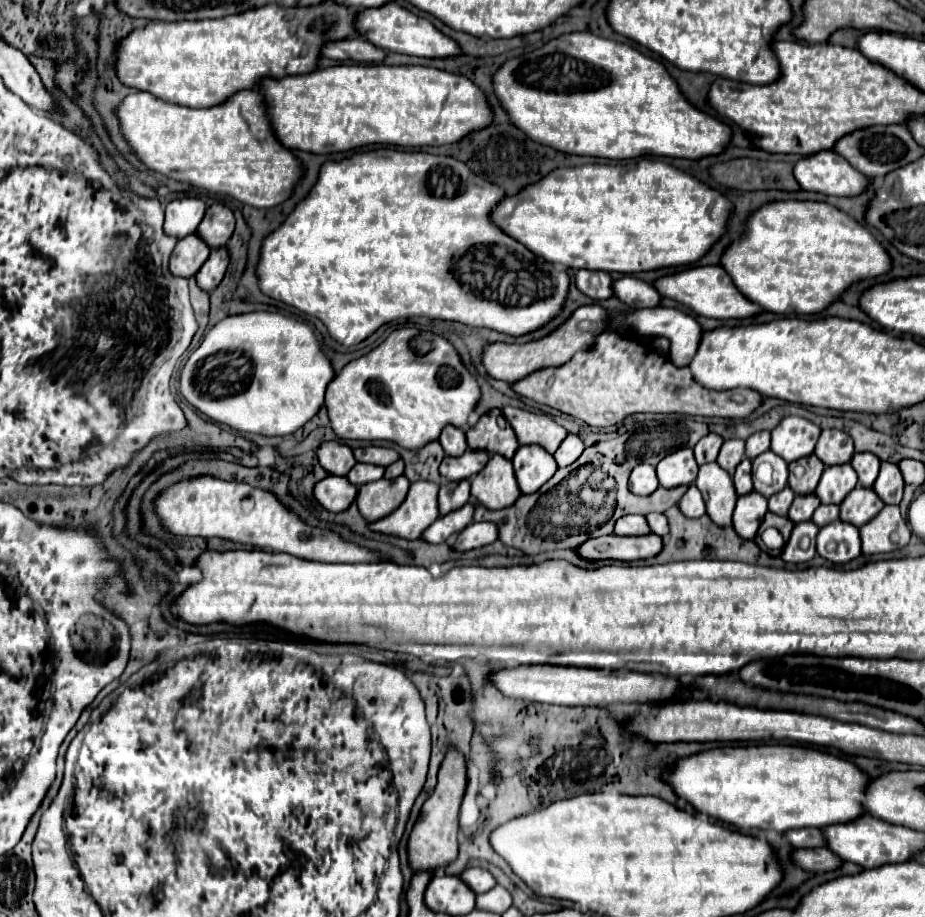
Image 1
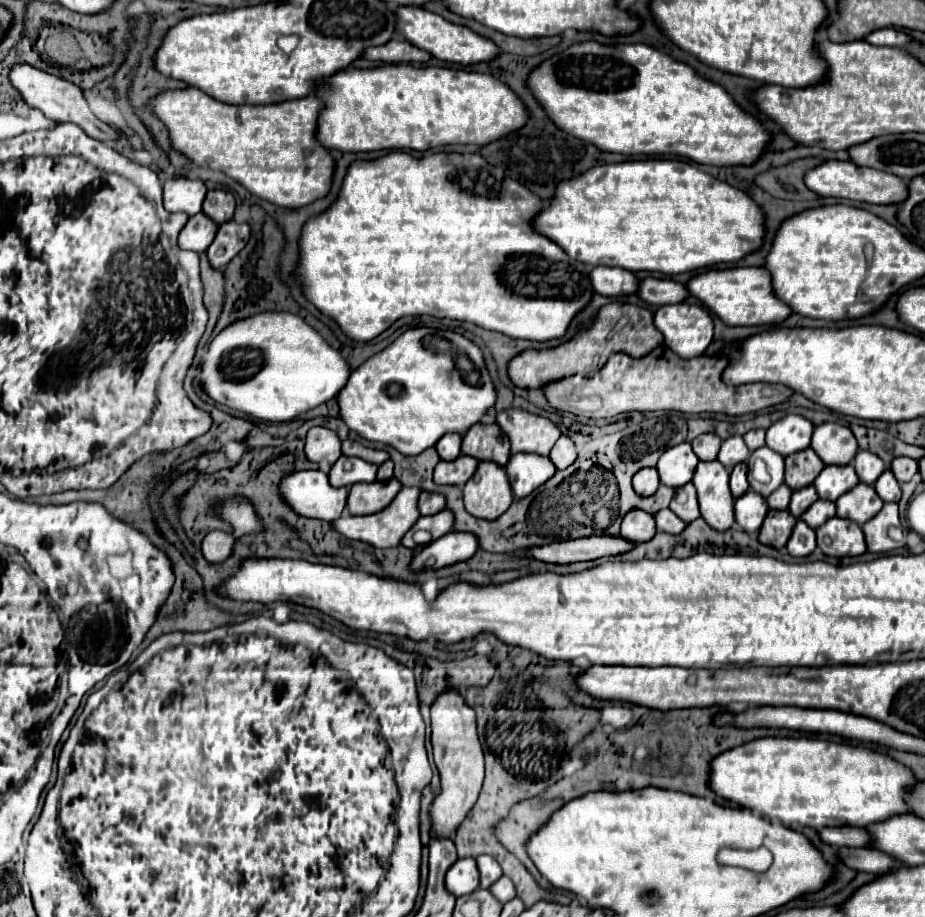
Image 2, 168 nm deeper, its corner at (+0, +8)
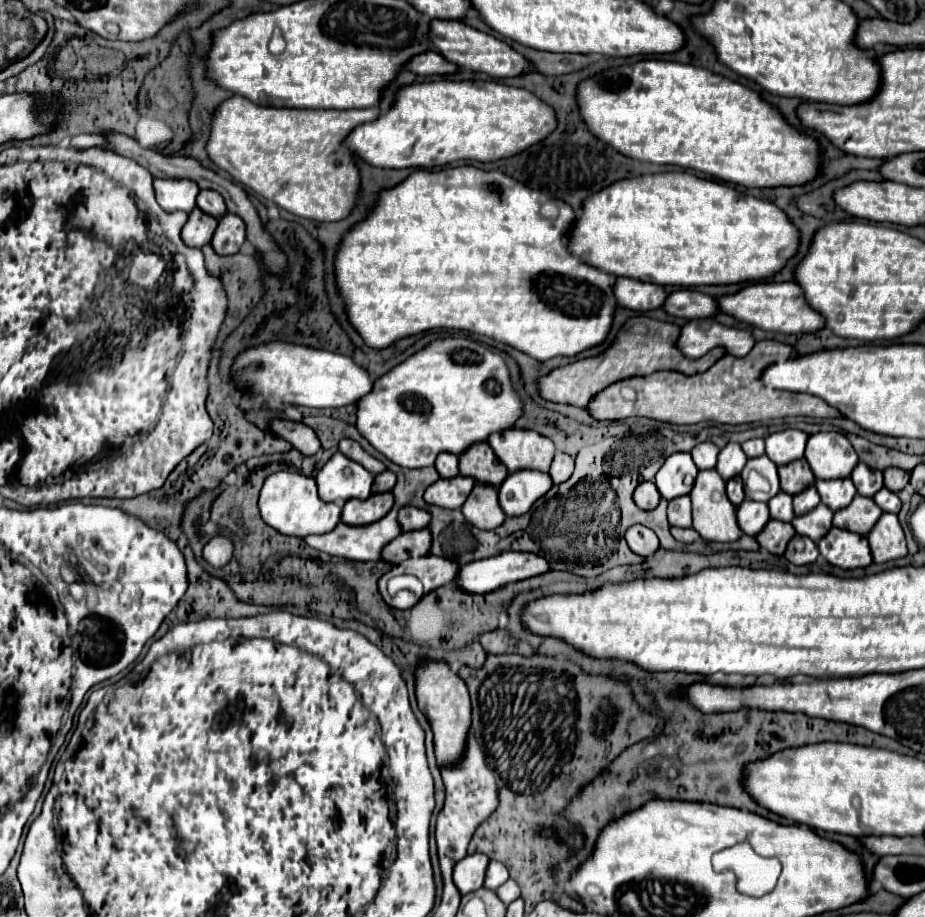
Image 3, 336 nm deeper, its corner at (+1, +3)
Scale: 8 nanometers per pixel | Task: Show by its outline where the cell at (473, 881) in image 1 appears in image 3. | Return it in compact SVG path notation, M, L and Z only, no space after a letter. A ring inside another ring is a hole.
M491 860L489 866L487 866L487 874L485 874L485 884L483 886L489 888L489 890L497 890L507 878L509 878L507 868L501 862Z

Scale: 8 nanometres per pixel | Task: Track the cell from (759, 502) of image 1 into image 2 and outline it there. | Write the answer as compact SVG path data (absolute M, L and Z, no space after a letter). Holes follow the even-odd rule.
M748 489L740 499L736 499L736 523L744 527L744 531L752 533L758 531L766 513L768 513L768 503L762 495L754 493L752 489Z

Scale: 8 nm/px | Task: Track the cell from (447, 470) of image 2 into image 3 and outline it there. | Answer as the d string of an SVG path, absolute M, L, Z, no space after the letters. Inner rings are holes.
M455 476L455 478L439 478L425 490L425 500L429 504L437 504L443 508L461 508L467 500L475 480L469 476Z

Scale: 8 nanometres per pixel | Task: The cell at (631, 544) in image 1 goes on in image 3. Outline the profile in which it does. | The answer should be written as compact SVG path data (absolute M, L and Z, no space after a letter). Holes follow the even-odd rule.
M503 552L461 566L457 584L471 594L485 594L503 584L525 580L549 570L549 562L533 552Z

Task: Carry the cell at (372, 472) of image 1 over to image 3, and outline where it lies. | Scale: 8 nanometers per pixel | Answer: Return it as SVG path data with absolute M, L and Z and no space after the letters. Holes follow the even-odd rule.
M341 452L333 454L331 460L319 470L317 486L323 502L345 502L349 498L365 500L371 496L373 474L367 472L361 464L349 460ZM349 466L353 470L351 478L343 476L343 468Z

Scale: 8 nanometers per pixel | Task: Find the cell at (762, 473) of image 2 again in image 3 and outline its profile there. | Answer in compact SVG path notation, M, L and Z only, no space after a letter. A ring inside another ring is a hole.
M765 454L759 458L747 460L747 464L741 472L741 478L744 484L745 497L750 500L769 502L781 490L777 466Z

